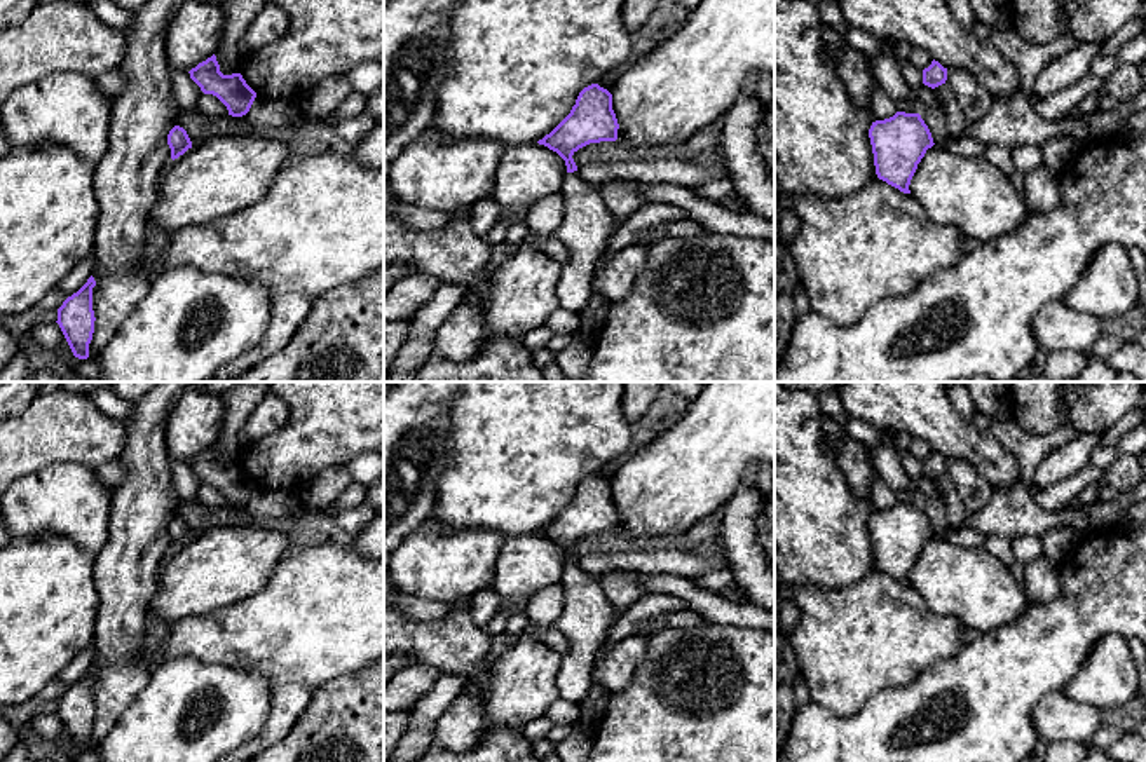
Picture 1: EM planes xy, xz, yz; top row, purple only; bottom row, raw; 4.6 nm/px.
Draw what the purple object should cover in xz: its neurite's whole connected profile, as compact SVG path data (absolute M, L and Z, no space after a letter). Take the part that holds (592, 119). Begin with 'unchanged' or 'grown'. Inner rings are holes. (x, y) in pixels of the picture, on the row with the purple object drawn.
grown | M591 84L584 87L570 113L539 145L556 152L567 166L562 194L565 195L563 220L555 237L569 249L562 265L556 296L562 309L583 310L593 293L593 267L607 249L617 225L605 208L598 190L586 183L572 155L590 145L617 139L617 119L612 110L612 94Z

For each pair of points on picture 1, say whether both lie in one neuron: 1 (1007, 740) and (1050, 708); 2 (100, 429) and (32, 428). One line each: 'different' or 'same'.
1: different
2: same

